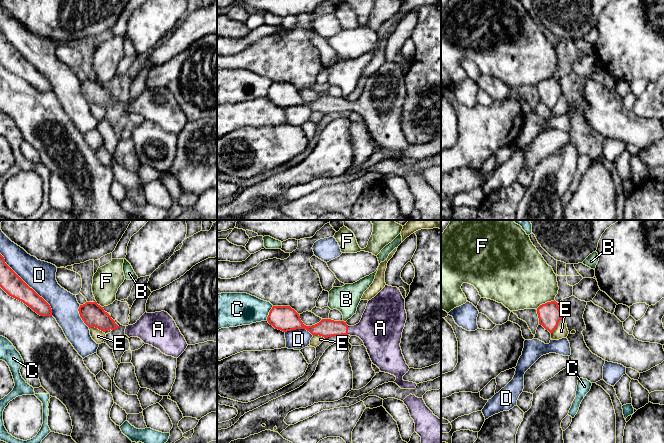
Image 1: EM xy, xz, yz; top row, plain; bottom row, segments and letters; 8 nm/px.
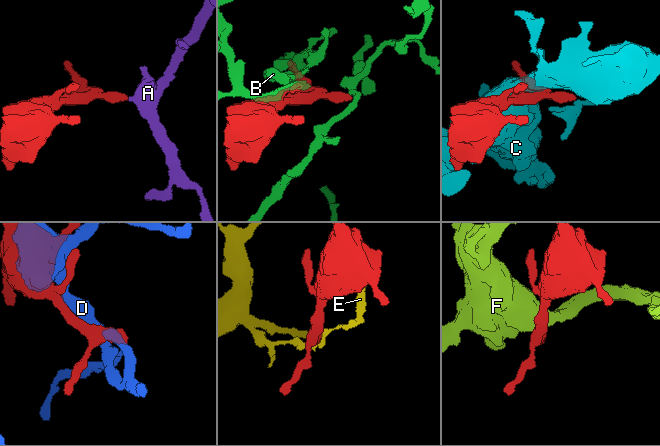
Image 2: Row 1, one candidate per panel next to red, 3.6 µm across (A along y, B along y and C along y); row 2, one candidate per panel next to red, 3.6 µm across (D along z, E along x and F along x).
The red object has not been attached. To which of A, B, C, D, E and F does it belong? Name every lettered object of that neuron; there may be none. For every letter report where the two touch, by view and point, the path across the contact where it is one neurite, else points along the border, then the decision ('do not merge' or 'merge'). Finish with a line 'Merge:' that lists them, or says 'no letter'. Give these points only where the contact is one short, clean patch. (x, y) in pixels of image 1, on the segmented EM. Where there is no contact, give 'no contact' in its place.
A: meets red in xz at (347, 330); runs through xz (326, 328), (342, 328), (347, 330), (371, 330), (378, 328); merge
B: meets red in xz at (343, 321); do not merge
C: meets red in xz at (269, 313); do not merge
D: meets red in xy at (27, 285); do not merge
E: meets red in xy at (97, 327); border along xy (89, 327), (97, 327), (104, 332); do not merge
F: meets red in yz at (545, 303); border along yz (554, 299), (542, 303), (536, 309); do not merge
Merge: A

